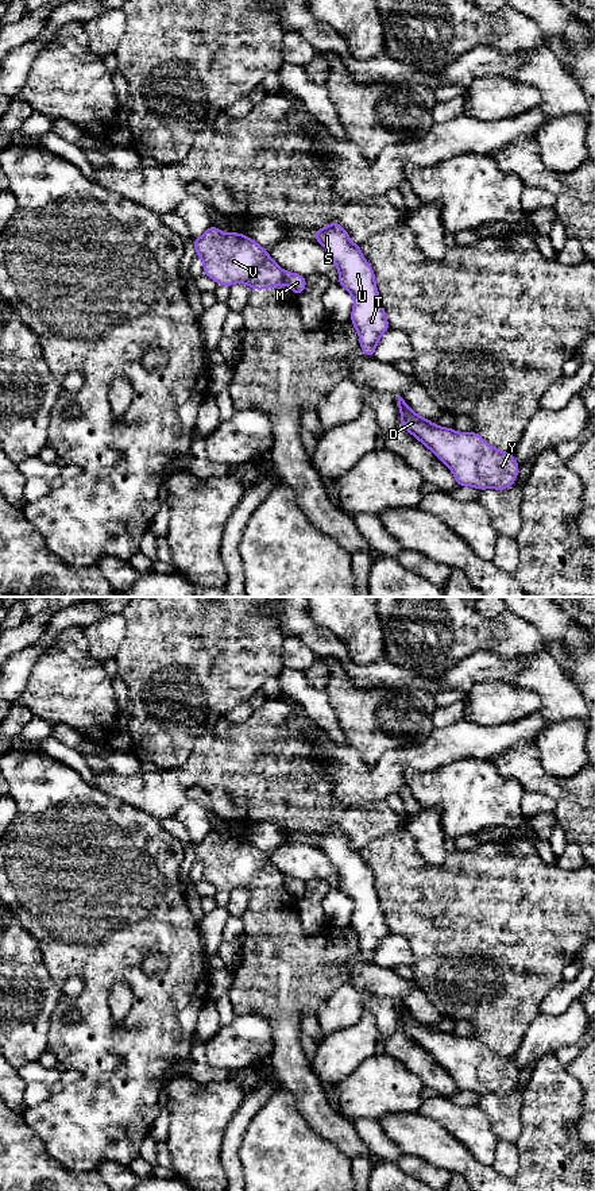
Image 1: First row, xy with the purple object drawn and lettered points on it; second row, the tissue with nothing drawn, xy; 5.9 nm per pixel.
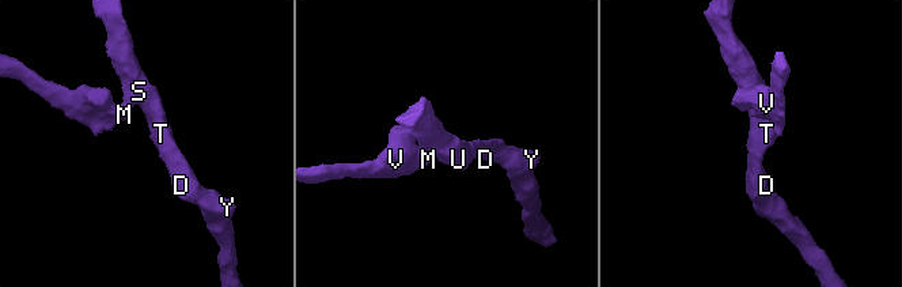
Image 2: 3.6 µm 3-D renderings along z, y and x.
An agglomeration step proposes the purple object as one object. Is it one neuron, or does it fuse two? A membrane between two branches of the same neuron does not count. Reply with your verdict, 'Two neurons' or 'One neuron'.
Two neurons

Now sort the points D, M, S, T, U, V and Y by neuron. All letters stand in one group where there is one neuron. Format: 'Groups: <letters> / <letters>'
Groups: D M S T U Y / V

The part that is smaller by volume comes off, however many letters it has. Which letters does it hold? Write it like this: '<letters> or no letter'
V

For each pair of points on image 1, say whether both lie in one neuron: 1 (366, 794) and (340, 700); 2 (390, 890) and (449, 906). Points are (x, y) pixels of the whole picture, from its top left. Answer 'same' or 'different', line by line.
1: different
2: same

